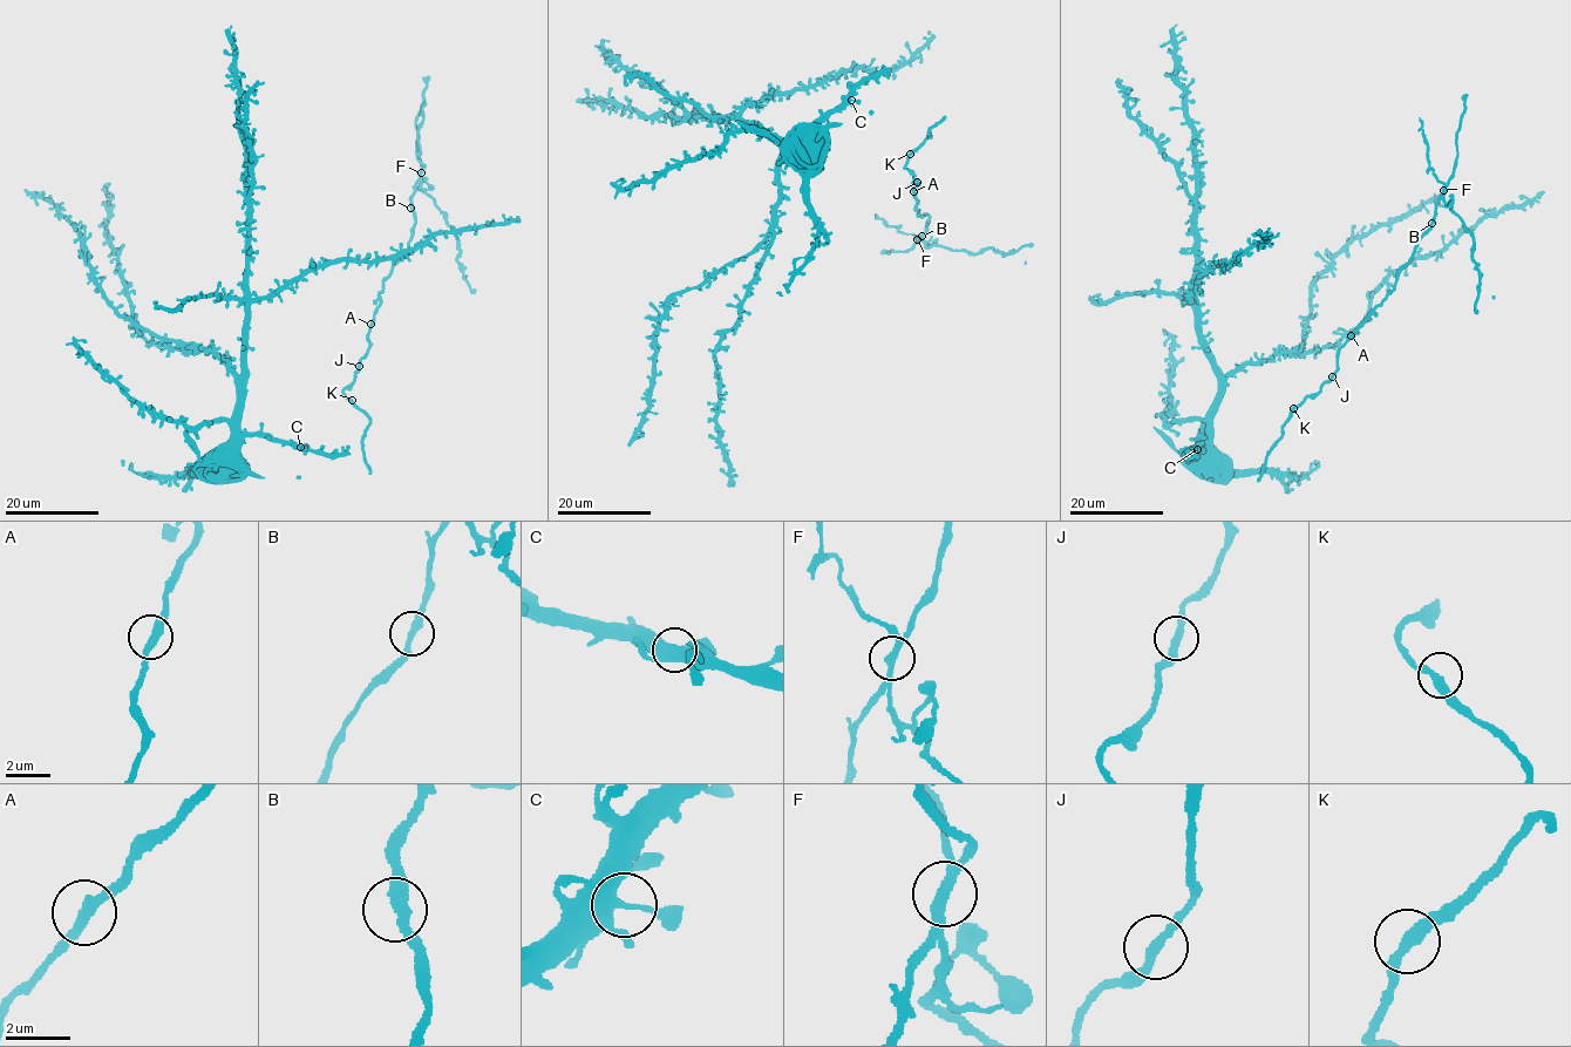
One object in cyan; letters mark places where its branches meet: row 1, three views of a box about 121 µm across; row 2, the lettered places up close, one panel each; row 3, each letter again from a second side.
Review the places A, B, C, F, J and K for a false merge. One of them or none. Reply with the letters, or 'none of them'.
F

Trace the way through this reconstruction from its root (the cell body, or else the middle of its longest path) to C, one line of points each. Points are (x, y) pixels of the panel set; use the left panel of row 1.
C: (341, 454), (318, 454), (300, 447)

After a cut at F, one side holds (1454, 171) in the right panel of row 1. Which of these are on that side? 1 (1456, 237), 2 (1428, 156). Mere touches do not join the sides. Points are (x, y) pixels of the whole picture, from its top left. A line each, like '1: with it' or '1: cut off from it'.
1: cut off from it
2: cut off from it

